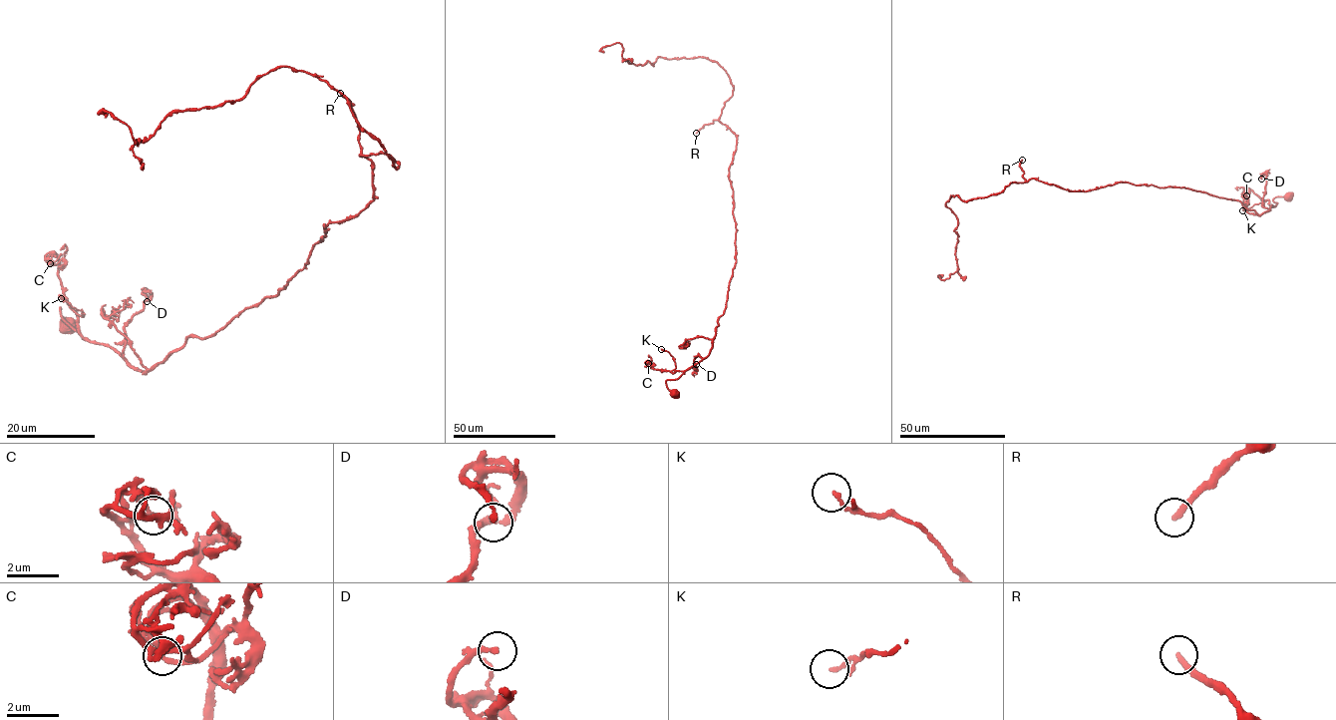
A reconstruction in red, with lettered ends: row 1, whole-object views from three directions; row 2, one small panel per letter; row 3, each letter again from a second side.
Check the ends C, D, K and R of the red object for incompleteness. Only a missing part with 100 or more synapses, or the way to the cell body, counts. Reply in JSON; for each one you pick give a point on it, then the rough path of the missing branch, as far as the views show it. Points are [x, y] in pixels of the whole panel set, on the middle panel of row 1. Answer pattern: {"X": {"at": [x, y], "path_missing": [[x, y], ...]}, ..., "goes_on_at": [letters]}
{"R": {"at": [696, 133], "path_missing": [[696, 133], [683, 128], [661, 145], [613, 235], [599, 238], [594, 226], [614, 239]]}, "goes_on_at": ["R"]}

